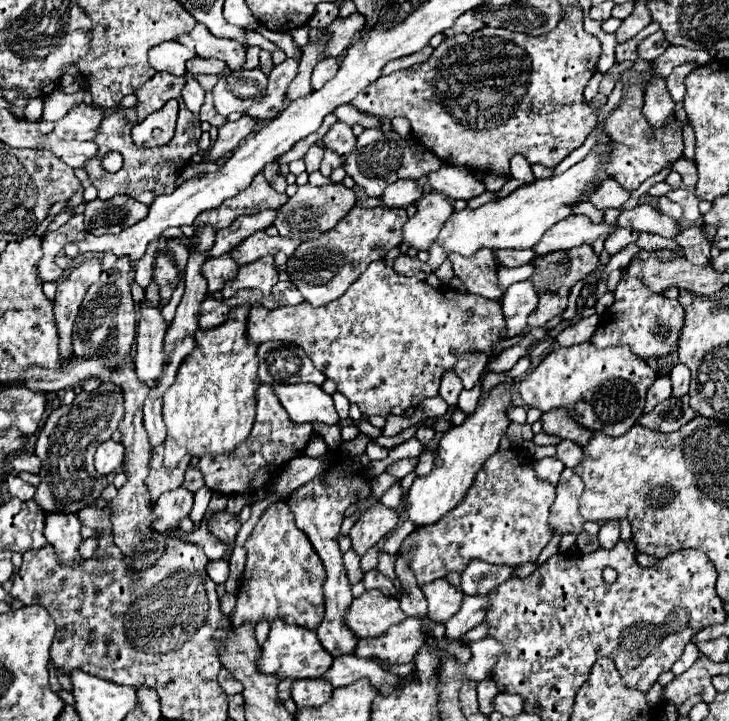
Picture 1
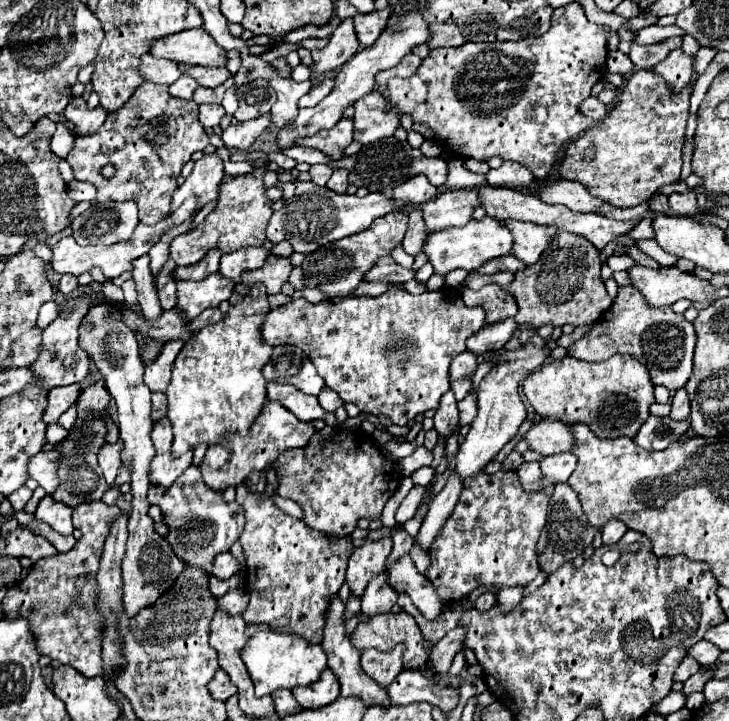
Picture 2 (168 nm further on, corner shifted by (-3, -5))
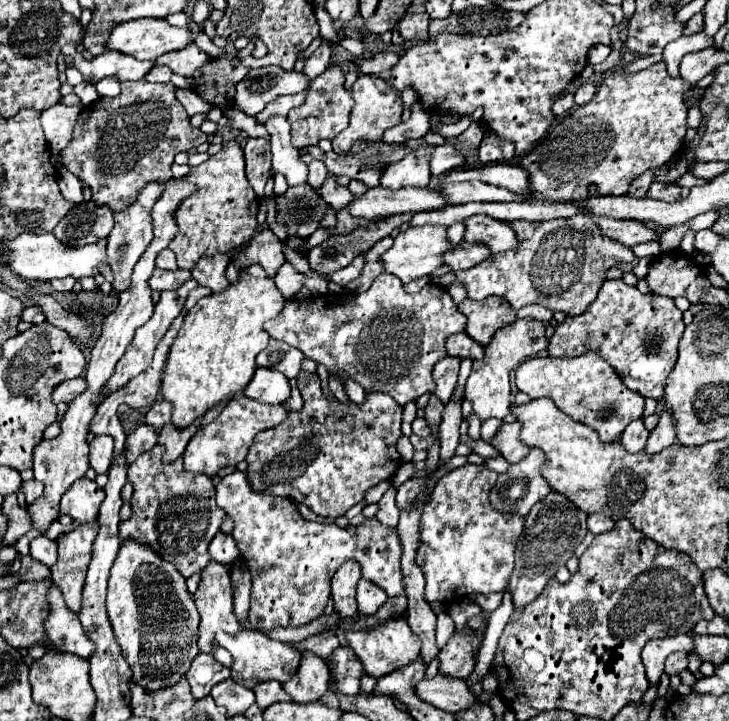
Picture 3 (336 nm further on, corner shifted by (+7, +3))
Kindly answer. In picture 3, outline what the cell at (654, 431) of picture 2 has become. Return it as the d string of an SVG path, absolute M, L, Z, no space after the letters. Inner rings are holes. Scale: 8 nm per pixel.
M634 420L634 422L630 422L630 426L626 426L626 430L622 432L620 444L622 444L630 454L636 454L636 452L640 452L640 450L646 446L648 436L650 436L650 432L644 428L644 422L642 422L642 420Z

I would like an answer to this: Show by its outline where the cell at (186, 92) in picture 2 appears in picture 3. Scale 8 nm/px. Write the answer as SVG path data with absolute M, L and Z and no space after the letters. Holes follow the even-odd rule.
M154 64L150 74L146 74L146 82L170 82L170 76L172 76L172 70L166 68L166 66L158 66Z

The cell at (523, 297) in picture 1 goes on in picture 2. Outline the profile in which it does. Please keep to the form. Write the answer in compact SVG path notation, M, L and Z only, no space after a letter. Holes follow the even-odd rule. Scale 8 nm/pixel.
M508 318L508 320L500 320L496 324L488 324L484 326L480 332L476 332L472 338L468 338L468 348L480 356L480 354L490 354L490 352L498 352L504 348L504 344L514 336L516 332L516 320Z

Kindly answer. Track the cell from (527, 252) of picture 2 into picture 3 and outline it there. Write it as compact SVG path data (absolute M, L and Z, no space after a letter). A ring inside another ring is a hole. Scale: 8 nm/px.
M478 214L478 216L466 218L464 224L466 224L466 232L462 238L464 242L490 246L490 250L494 250L494 252L504 252L504 250L510 250L518 244L516 234L508 226L508 222L500 222L490 216Z

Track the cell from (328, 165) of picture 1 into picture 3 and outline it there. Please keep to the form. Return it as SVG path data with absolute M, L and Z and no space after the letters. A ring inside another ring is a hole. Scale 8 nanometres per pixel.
M330 174L324 182L324 186L320 188L320 194L322 198L334 208L334 210L342 210L350 200L354 200L354 196L350 194L348 188L342 188L336 184L336 176Z

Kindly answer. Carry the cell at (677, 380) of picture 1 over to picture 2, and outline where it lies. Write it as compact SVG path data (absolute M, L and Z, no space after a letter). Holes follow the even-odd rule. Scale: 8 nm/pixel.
M684 388L676 390L674 398L672 398L672 412L670 416L674 420L686 420L690 416L690 402L688 402L688 394Z

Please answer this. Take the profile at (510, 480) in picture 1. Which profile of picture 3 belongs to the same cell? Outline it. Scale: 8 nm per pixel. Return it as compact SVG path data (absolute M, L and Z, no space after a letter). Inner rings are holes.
M466 462L444 474L422 510L422 546L418 548L418 566L426 578L426 602L458 600L470 594L504 592L514 568L514 550L522 534L524 518L518 514L496 512L488 502L488 492L498 474L486 466Z

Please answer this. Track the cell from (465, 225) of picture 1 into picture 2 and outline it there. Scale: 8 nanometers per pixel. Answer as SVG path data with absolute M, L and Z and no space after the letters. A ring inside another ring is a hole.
M484 216L482 220L472 218L462 228L446 228L446 230L430 234L424 248L422 248L422 252L428 256L428 260L434 266L436 274L446 274L454 268L476 270L492 258L512 254L512 232L508 230L508 226L504 222L506 220L488 218L488 216Z

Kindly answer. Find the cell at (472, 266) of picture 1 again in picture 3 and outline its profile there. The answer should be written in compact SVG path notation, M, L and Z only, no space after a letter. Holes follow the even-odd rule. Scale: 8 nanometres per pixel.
M488 296L482 302L466 298L458 310L468 318L466 334L470 338L476 338L476 342L482 346L488 346L494 332L514 322L516 318L516 310L512 310L510 304L500 296Z

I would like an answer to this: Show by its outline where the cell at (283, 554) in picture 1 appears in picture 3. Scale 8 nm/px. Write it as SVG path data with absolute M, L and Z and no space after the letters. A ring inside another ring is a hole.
M240 470L224 476L222 482L216 486L216 502L234 520L232 536L236 540L240 556L246 560L252 574L252 598L250 598L248 620L262 630L272 630L278 626L284 628L304 626L314 618L318 618L328 604L330 578L346 560L356 560L362 568L362 576L380 586L388 596L404 594L402 568L400 568L402 544L398 538L398 530L382 526L376 518L366 518L360 526L348 526L348 528L304 520L290 498L278 498L254 492L248 486L246 474Z

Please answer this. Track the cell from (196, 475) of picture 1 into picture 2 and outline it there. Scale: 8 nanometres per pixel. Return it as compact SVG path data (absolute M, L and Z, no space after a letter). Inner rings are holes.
M194 464L186 468L184 474L170 488L150 486L148 502L160 506L166 516L166 524L170 528L170 534L166 540L170 542L174 554L186 564L200 566L208 574L212 572L214 558L230 550L230 546L240 538L246 524L244 508L236 502L230 502L230 504L224 502L222 492L210 490L202 480L200 468Z

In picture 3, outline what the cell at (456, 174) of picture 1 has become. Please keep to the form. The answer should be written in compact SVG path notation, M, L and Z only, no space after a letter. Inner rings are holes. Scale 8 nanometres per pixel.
M592 216L592 220L600 226L604 236L616 238L626 246L636 246L642 242L660 242L660 232L648 228L638 220L614 220L606 216Z

